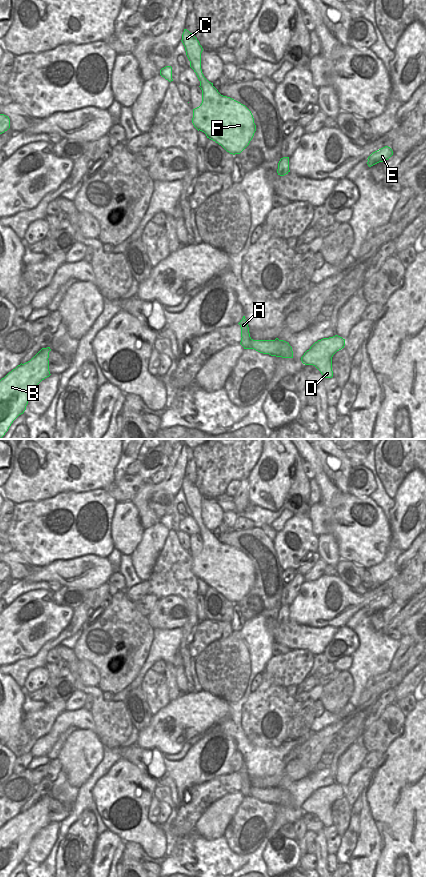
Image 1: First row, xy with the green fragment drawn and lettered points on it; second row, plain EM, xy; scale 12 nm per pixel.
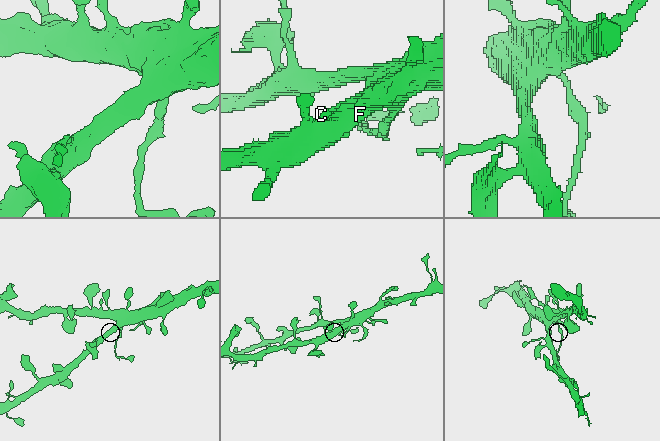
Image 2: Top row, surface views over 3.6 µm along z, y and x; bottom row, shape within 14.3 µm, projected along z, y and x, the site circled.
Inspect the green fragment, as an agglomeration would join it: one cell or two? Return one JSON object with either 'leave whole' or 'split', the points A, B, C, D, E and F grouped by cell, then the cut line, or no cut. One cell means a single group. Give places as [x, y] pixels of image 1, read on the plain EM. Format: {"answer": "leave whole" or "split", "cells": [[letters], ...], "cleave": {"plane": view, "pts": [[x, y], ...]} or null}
{"answer": "split", "cells": [["A", "D"], ["B", "C", "E", "F"]], "cleave": {"plane": "xy", "pts": [[278, 616], [287, 620]]}}

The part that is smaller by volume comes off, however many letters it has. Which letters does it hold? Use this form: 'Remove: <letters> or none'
Remove: A, D

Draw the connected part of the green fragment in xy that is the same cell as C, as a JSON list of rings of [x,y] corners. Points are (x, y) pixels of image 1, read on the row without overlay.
[[[184,477],[181,489],[202,538],[202,551],[193,557],[194,575],[230,602],[240,602],[249,593],[256,579],[251,559],[240,550],[221,543],[213,531],[204,525],[201,517],[203,496],[194,482]]]

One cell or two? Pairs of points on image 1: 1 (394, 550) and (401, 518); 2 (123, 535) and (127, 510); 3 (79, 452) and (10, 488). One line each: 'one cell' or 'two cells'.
1: two cells
2: one cell
3: one cell

